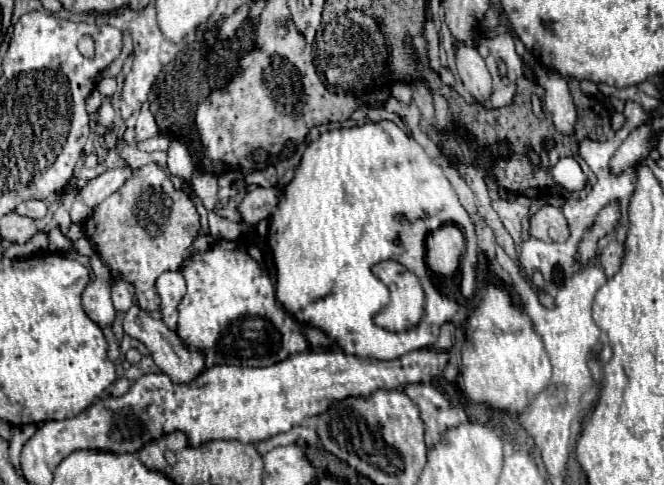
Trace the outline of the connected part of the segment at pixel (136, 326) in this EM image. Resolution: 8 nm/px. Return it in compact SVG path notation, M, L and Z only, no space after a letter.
M133 305L123 319L123 329L129 337L143 341L143 345L151 351L151 357L155 361L155 365L159 367L161 373L165 373L171 381L177 383L185 383L185 381L193 381L193 377L197 377L197 373L201 373L205 369L205 359L199 351L191 351L187 349L187 345L171 331L165 327L165 323L161 319L153 319L149 313L145 313L139 305Z

